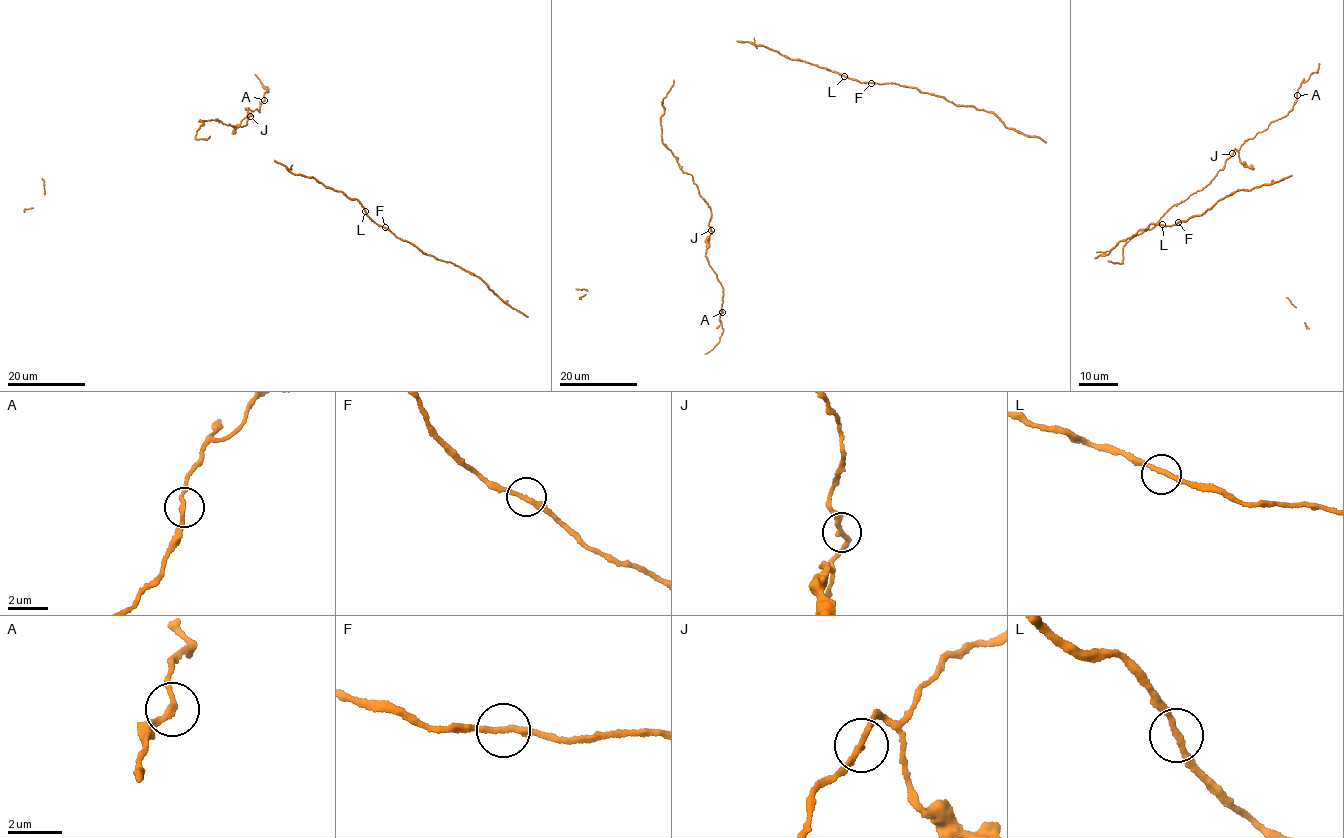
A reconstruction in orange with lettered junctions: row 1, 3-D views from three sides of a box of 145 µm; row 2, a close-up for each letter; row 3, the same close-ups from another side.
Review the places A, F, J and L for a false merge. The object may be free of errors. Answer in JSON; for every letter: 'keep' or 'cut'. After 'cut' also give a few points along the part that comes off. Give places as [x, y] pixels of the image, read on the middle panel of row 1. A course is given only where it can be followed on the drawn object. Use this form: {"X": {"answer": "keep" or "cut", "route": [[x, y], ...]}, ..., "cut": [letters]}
{"A": {"answer": "keep"}, "F": {"answer": "keep"}, "J": {"answer": "keep"}, "L": {"answer": "keep"}, "cut": []}

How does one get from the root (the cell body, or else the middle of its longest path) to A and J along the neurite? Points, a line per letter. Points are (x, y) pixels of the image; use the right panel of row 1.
A: (1118, 263), (1122, 263), (1126, 242), (1150, 230), (1173, 206), (1206, 185), (1243, 142), (1287, 114), (1297, 95)
J: (1118, 263), (1122, 263), (1126, 242), (1150, 230), (1173, 206), (1200, 191), (1232, 153)

